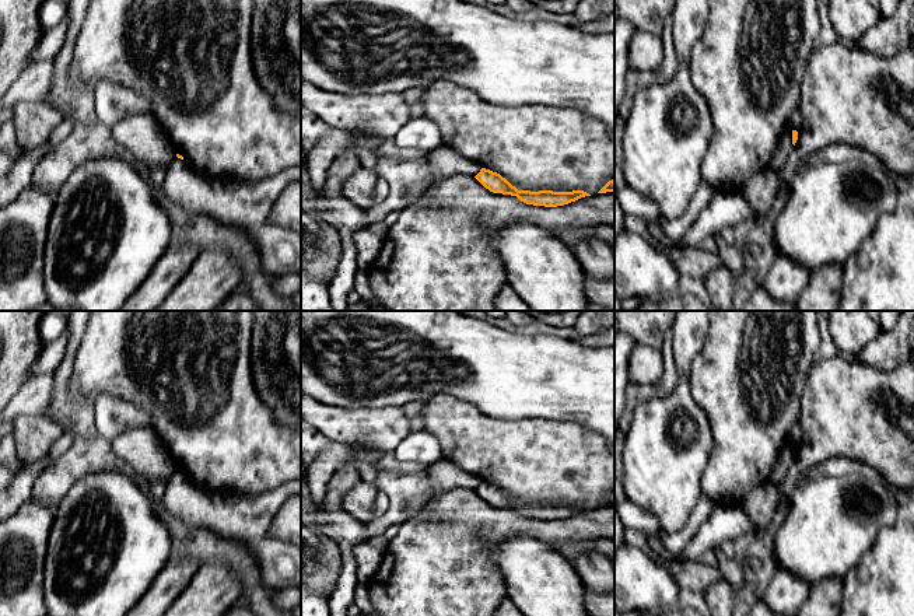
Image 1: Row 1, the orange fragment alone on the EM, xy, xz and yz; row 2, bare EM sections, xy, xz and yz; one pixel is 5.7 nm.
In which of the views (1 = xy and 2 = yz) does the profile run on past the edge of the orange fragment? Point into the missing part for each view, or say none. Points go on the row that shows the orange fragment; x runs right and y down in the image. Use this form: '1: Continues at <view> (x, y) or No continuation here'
1: No continuation here
2: No continuation here

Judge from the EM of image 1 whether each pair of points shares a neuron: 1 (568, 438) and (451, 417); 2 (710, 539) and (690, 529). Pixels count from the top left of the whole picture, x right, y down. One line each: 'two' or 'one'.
1: one
2: two

